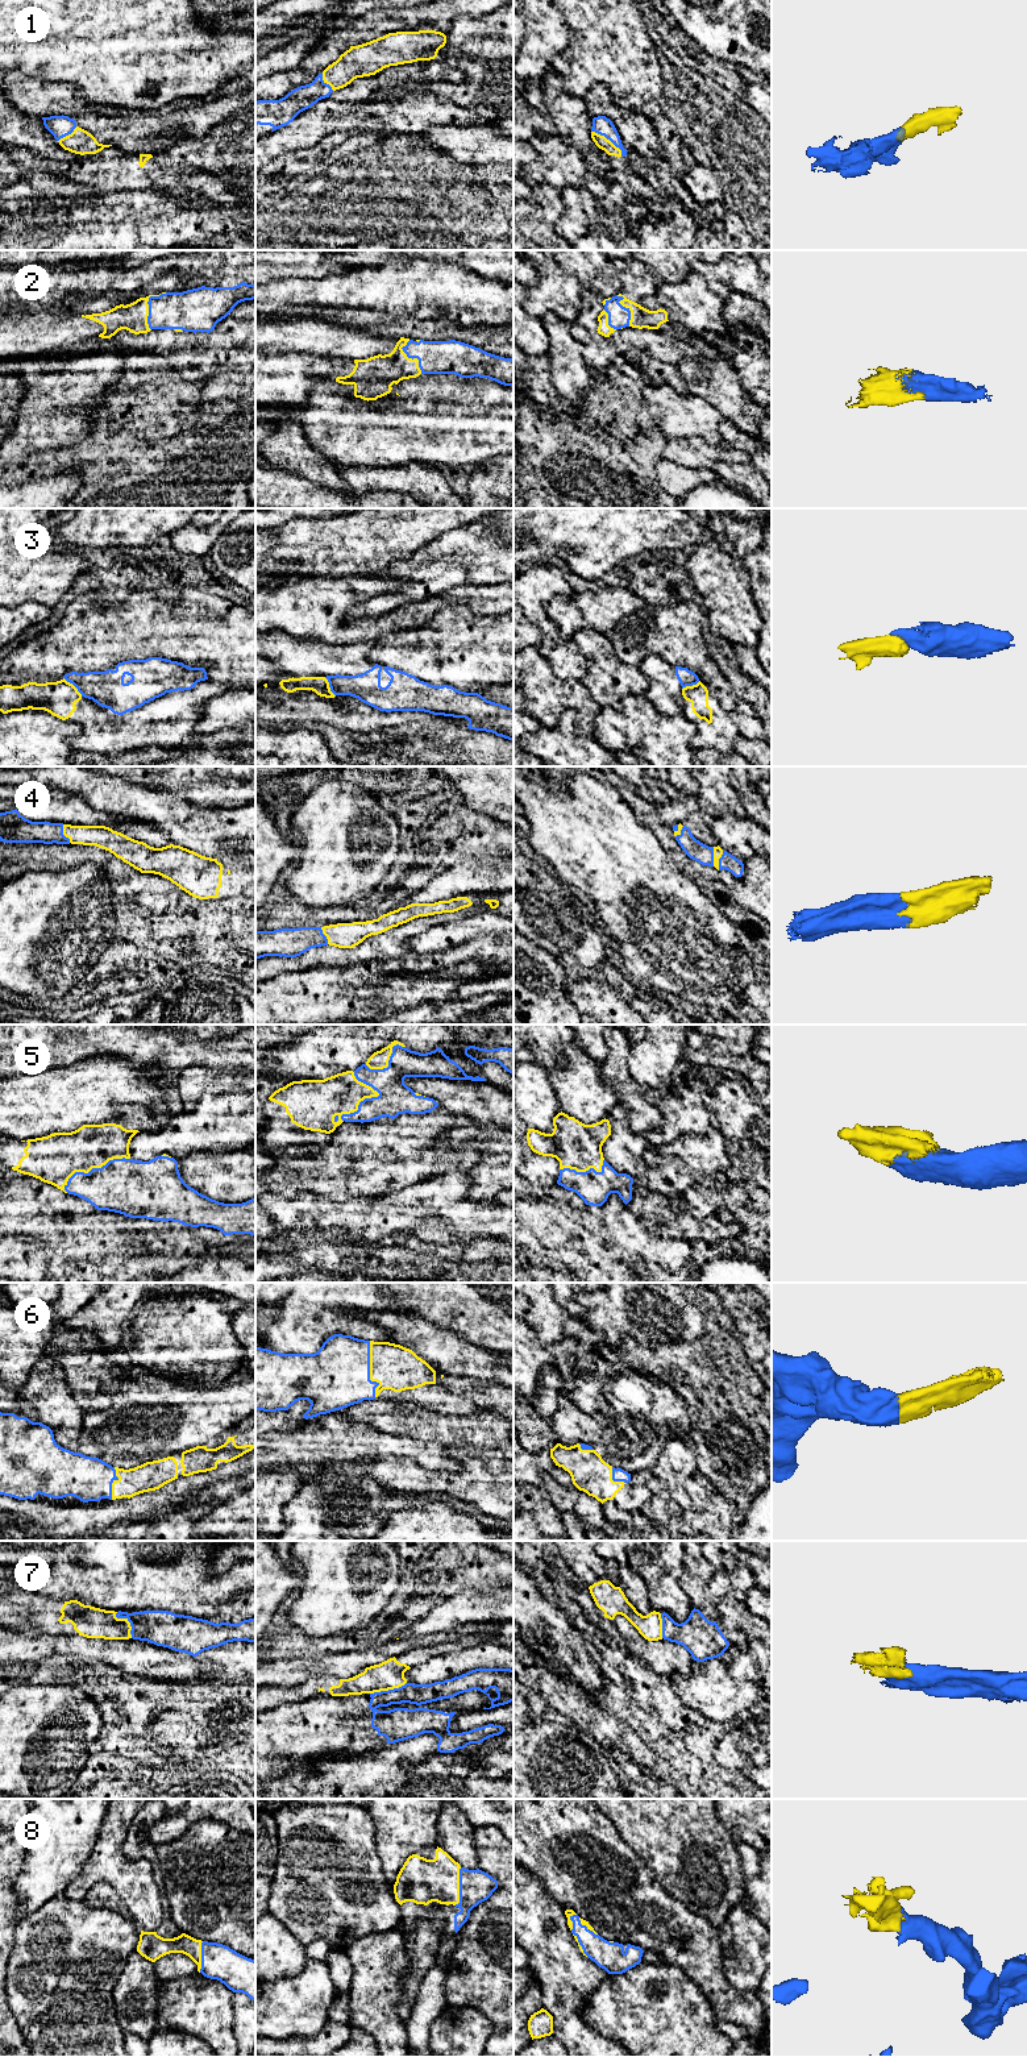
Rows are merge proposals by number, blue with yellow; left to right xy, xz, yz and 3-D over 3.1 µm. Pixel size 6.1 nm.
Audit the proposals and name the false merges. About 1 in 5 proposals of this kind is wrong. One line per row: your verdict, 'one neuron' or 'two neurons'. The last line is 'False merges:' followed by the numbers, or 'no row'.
1: one neuron
2: one neuron
3: two neurons
4: one neuron
5: one neuron
6: one neuron
7: two neurons
8: one neuron
False merges: 3, 7

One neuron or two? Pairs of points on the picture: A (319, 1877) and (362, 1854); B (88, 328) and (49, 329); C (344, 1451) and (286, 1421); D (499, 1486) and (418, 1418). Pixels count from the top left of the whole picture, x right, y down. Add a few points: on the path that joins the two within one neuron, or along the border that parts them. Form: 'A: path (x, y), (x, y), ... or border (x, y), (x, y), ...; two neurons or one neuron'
A: path (329, 1870), (345, 1854), (352, 1854); one neuron
B: path (79, 328), (58, 329); one neuron
C: border (314, 1418), (291, 1432), (273, 1432), (269, 1434); two neurons
D: border (479, 1445), (447, 1446); two neurons

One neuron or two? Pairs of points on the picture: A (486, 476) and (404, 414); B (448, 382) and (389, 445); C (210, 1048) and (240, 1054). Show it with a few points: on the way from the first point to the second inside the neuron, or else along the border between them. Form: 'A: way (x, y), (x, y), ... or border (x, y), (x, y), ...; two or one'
A: border (499, 453), (473, 466); two
B: way (445, 400), (407, 439); one
C: way (217, 1052), (232, 1052); one

